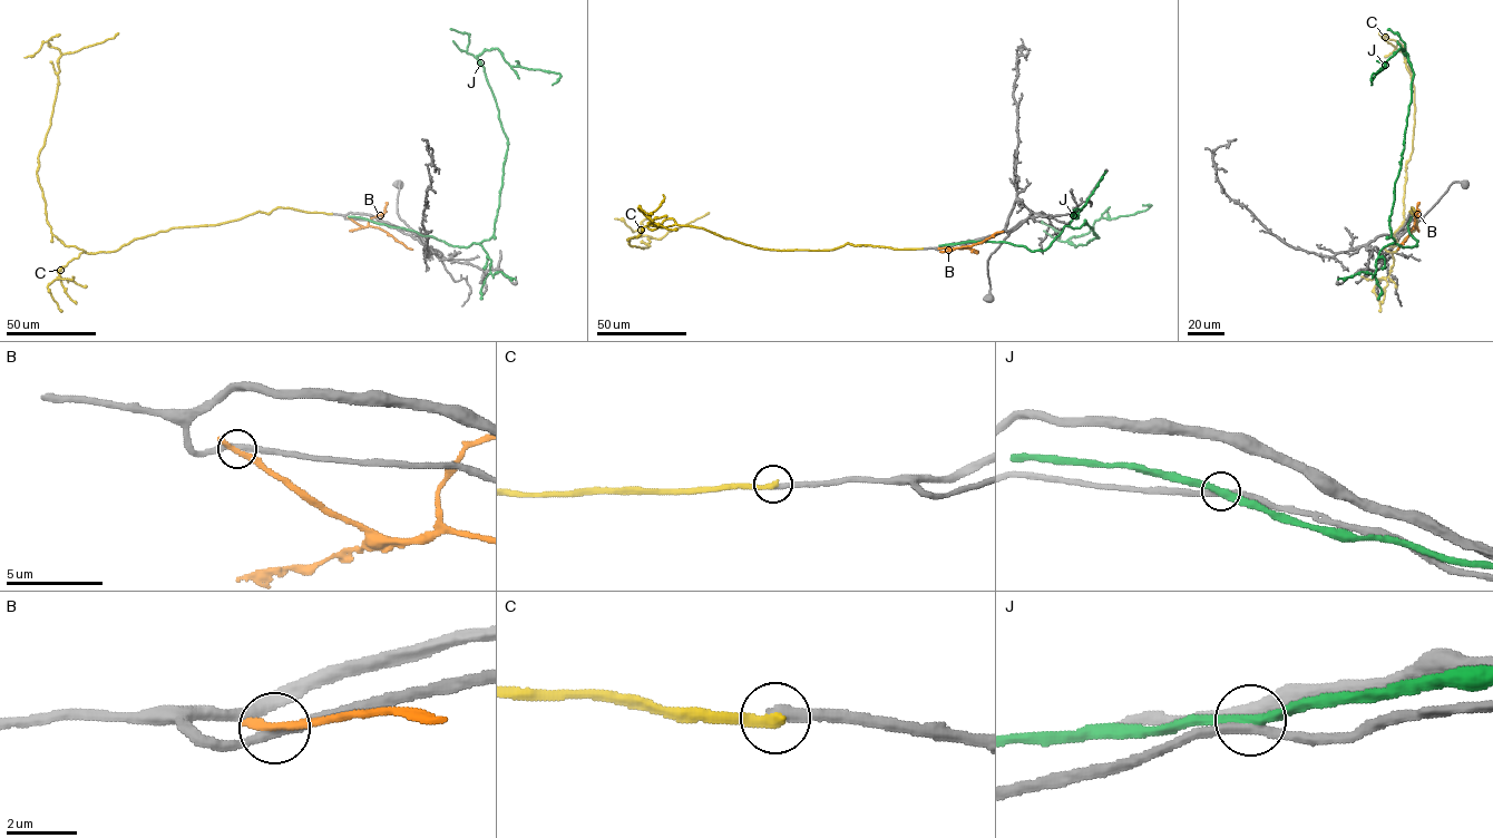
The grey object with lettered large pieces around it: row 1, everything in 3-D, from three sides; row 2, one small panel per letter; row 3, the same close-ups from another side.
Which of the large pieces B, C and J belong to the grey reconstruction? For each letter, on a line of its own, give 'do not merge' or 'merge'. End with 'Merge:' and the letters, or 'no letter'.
B: do not merge
C: do not merge
J: do not merge
Merge: no letter

